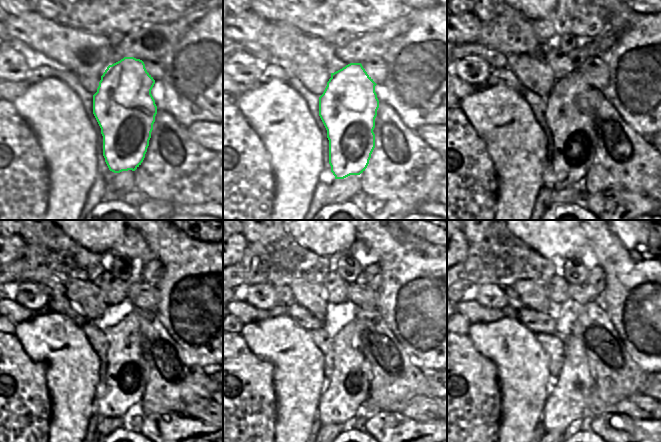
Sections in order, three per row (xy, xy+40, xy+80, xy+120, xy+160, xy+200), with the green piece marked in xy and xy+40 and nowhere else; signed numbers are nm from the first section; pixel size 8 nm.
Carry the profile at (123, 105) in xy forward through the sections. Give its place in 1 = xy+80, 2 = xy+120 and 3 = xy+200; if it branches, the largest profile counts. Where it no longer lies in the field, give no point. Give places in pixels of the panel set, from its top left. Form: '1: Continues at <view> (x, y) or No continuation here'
1: Continues at xy+80 (572, 104)
2: Continues at xy+120 (127, 370)
3: Continues at xy+200 (565, 403).

